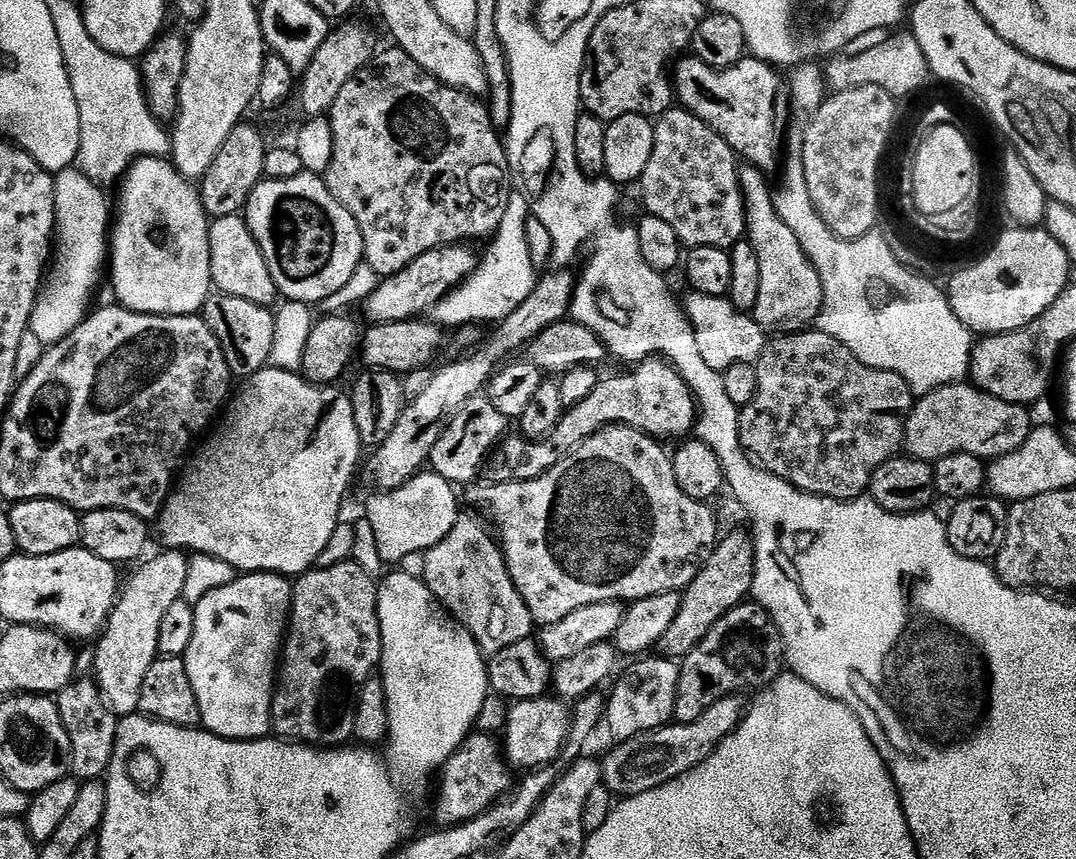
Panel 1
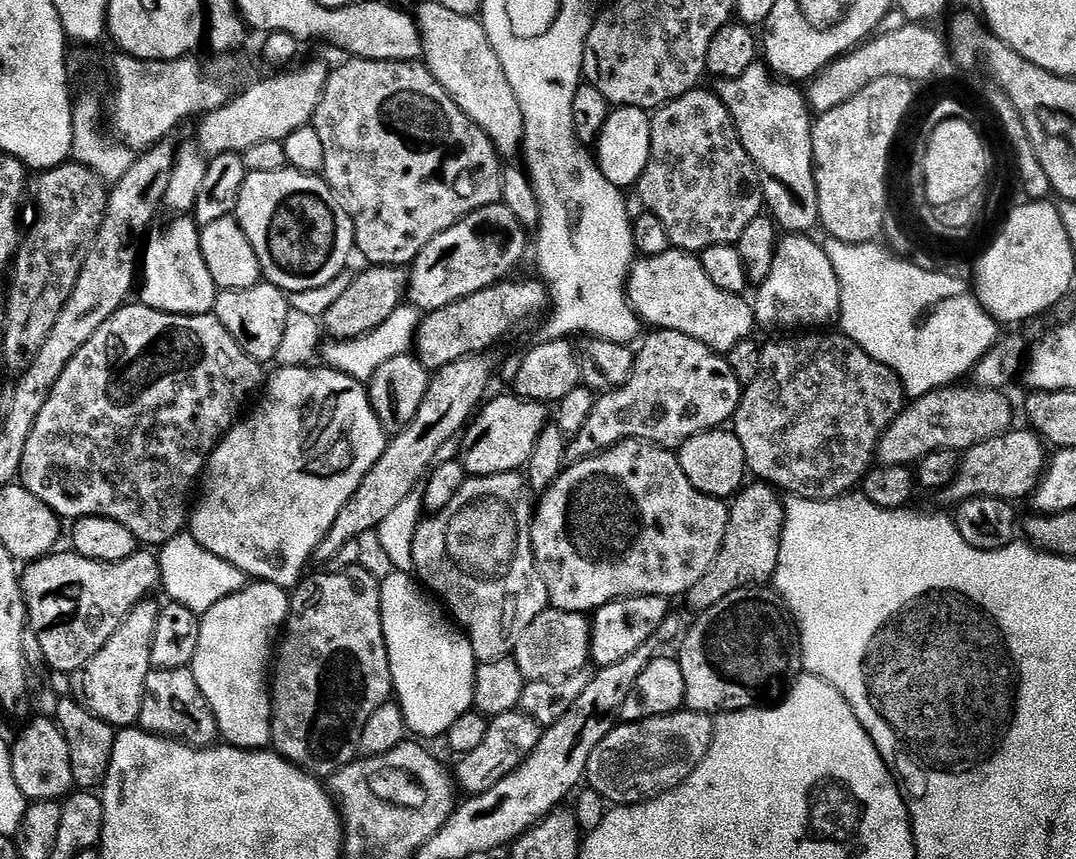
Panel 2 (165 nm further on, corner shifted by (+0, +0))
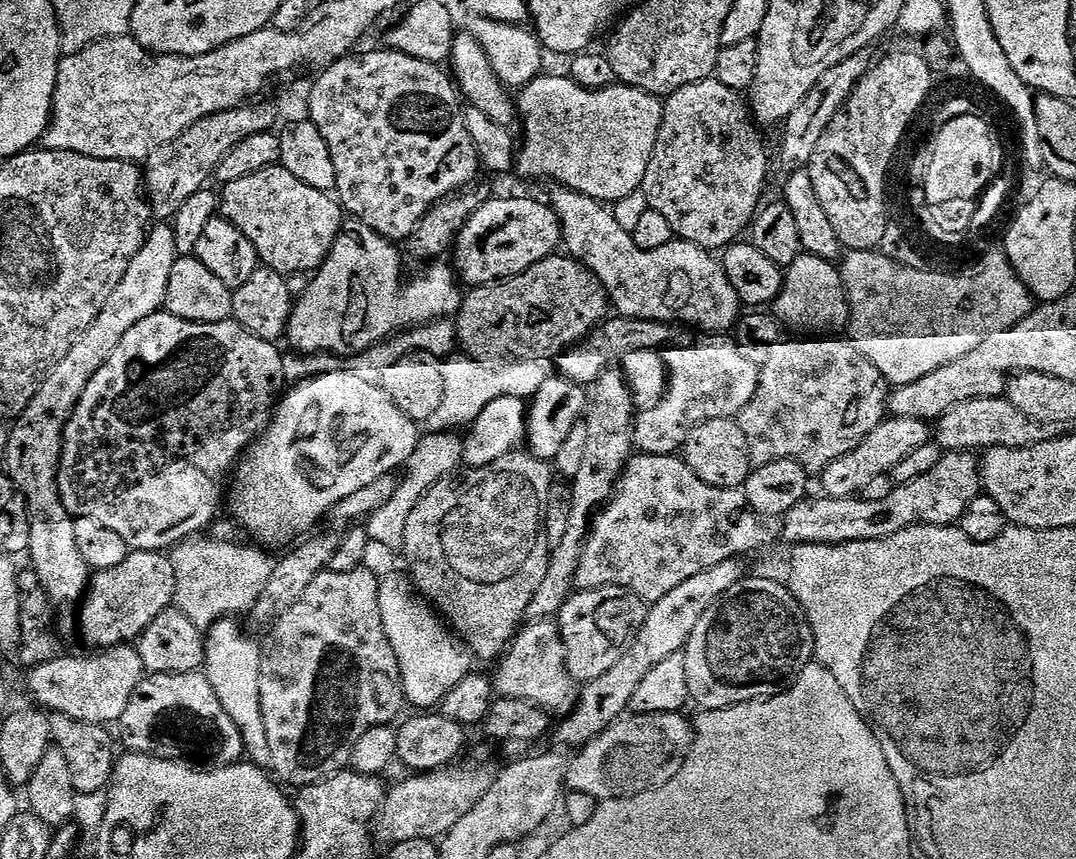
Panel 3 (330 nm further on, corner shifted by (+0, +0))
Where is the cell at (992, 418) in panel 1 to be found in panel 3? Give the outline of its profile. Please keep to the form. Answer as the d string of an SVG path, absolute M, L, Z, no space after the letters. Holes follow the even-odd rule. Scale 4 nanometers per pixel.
M892 416L886 418L872 431L863 442L850 454L836 460L825 468L822 473L824 479L824 496L834 498L852 498L863 493L867 484L879 476L887 476L906 458L906 454L918 450L918 446L926 446L930 442L930 428L923 420Z

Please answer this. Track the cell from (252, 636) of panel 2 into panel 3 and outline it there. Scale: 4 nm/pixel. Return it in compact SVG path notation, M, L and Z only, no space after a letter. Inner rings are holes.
M232 618L217 620L206 632L204 668L214 694L215 703L228 714L234 726L238 726L244 743L247 759L261 770L272 767L270 741L266 738L266 722L260 705L260 654L259 643L255 644Z

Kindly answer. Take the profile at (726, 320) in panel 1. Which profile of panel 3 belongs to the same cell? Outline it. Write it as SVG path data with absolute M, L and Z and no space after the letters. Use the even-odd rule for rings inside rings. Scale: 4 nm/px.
M556 186L553 189L550 207L560 222L562 244L565 249L568 247L567 255L583 264L600 279L600 285L608 293L614 308L620 311L617 313L621 317L679 322L681 325L697 324L698 327L712 332L708 334L727 333L724 331L728 327L729 331L739 321L742 315L740 295L736 293L734 286L730 286L730 278L726 278L721 261L717 257L715 260L711 251L699 248L697 244L687 244L679 238L673 238L658 249L639 249L635 245L633 233L618 226L611 207L589 196L583 196L581 192L573 192L571 188Z

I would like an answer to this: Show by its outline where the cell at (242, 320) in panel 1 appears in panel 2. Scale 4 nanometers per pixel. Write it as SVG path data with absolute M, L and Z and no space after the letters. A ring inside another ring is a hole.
M267 282L255 284L246 290L221 291L216 298L214 315L220 319L222 326L242 346L242 350L250 358L261 362L275 361L278 346L282 343L282 336L286 331L286 318L290 309L289 297L281 288Z

